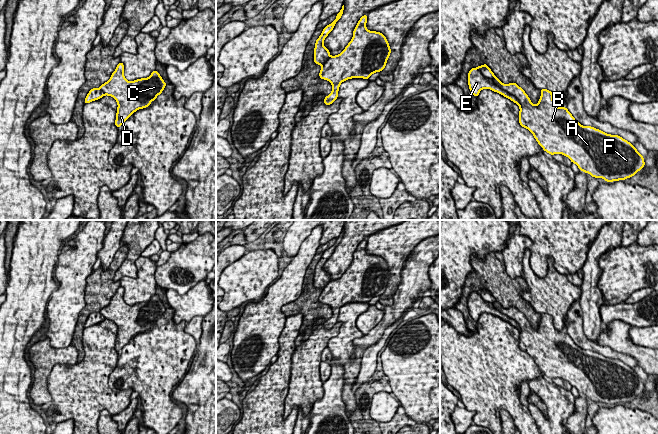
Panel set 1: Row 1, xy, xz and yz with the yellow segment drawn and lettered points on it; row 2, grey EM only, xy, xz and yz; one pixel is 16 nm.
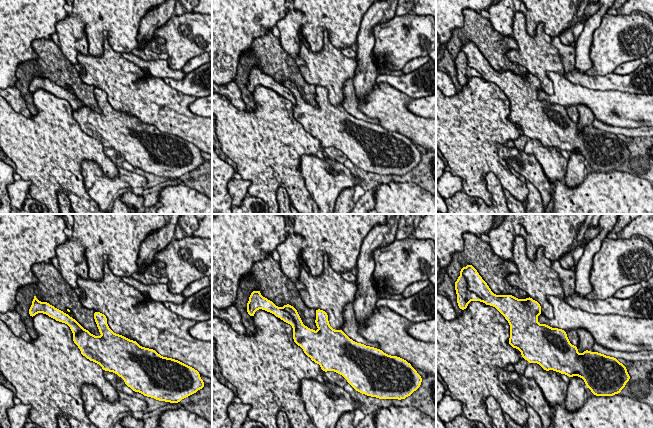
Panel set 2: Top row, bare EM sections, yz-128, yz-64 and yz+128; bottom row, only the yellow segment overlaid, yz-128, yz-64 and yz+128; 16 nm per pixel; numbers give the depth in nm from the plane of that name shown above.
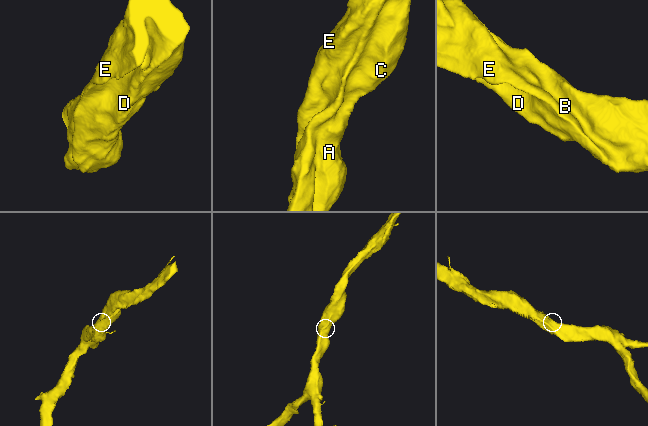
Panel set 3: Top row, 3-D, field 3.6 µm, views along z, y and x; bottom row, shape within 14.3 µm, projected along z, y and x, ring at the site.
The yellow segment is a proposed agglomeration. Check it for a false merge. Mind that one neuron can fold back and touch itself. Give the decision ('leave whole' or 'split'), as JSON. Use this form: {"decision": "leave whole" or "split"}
{"decision": "leave whole"}

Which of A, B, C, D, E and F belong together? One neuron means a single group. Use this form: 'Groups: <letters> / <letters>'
Groups: A B C D E F

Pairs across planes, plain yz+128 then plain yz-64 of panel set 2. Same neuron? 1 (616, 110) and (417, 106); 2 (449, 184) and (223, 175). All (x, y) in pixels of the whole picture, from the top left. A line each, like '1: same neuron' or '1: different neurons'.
1: same neuron
2: different neurons

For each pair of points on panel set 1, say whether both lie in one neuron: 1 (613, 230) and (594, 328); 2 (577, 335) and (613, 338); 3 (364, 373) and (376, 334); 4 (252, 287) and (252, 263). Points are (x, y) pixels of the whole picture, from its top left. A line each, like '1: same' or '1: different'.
1: same
2: different
3: same
4: same

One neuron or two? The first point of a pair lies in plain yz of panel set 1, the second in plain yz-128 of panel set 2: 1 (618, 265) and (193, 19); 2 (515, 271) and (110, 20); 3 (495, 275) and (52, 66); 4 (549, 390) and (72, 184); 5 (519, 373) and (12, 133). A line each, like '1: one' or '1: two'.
1: one
2: one
3: one
4: two
5: one

